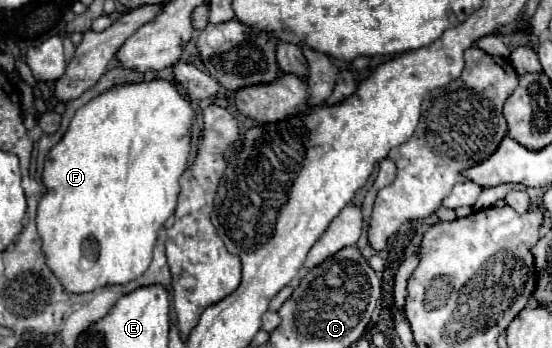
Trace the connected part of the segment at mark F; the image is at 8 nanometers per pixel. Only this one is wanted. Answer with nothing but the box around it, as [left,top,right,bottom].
[36,80,192,294]

